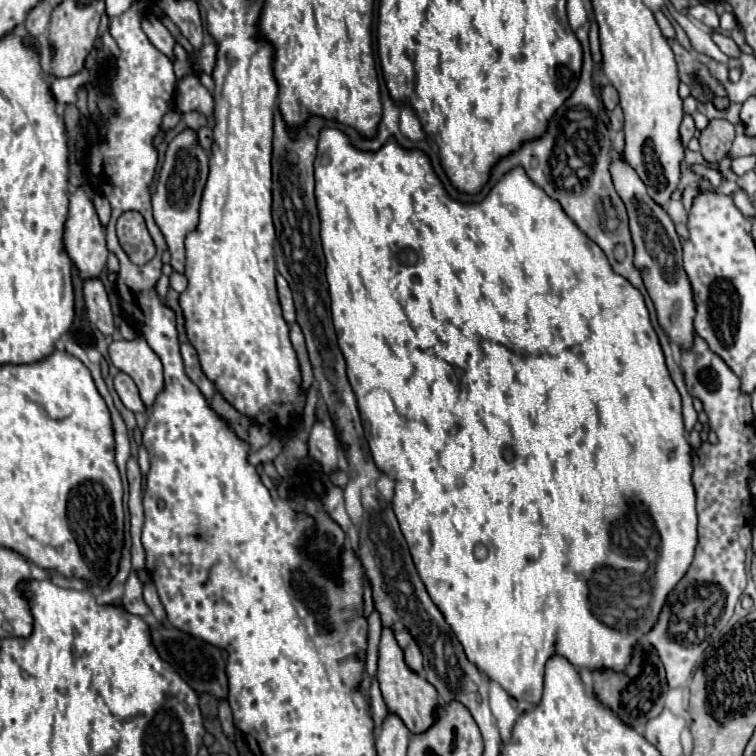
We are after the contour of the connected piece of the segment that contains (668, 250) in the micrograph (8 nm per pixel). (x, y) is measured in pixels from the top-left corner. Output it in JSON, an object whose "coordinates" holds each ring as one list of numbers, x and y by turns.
{"coordinates":[[616,149,610,151,610,175,618,195,622,197,628,209,630,233,634,241,634,267,640,271,644,287,648,289,648,295,656,307,658,323,672,343,688,351,694,345,692,321,696,311,692,287,682,267,682,243,674,229,674,223,668,217,668,213,648,197,646,185,640,181,640,177,636,177,636,171,626,161,620,159,620,153]]}

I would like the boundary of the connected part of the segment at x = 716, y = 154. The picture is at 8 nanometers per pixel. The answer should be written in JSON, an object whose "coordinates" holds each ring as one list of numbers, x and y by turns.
{"coordinates":[[710,119,708,127,700,135,700,147,704,159,714,165,720,163,722,157,730,151,734,141,734,125,726,119]]}

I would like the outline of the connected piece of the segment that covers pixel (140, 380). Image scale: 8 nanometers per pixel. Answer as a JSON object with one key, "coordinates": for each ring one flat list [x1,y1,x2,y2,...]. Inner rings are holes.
{"coordinates":[[144,337,132,341,118,339,112,341,108,351,112,363,134,379,146,409,150,409,154,399,164,389,164,377,162,377,162,363,150,349,146,339]]}

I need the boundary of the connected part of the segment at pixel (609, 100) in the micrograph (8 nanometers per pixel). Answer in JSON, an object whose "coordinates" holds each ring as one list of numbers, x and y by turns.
{"coordinates":[[606,83,604,89,602,89,602,103,604,103,604,107,608,111,612,111,618,105,618,93,616,93,616,89,610,83]]}

